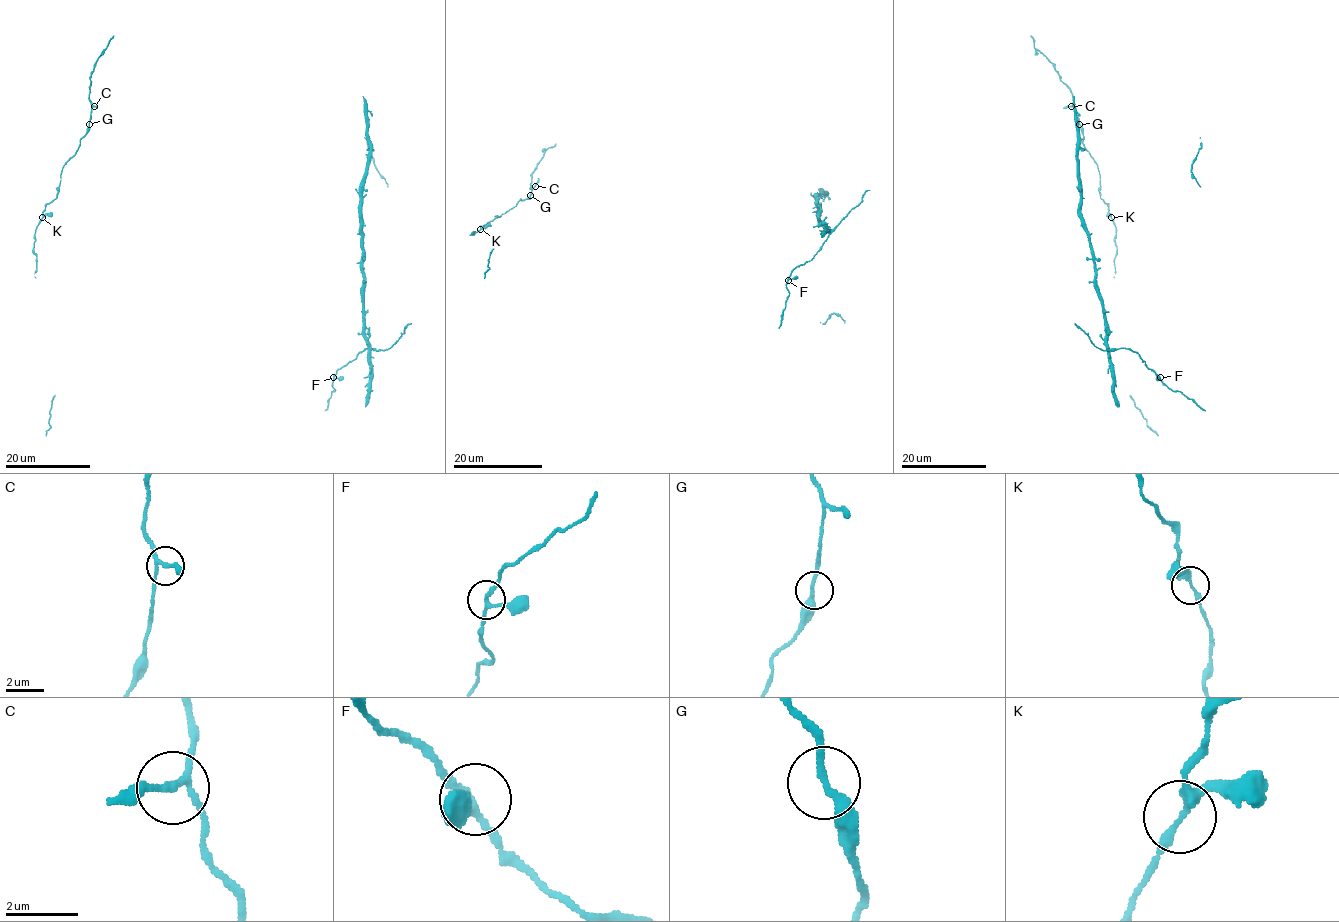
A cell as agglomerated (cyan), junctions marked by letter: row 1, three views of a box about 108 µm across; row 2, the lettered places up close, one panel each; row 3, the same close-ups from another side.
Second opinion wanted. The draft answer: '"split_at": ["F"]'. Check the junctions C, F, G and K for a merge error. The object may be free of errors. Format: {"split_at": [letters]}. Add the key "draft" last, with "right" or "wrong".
{"split_at": [], "draft": "wrong"}

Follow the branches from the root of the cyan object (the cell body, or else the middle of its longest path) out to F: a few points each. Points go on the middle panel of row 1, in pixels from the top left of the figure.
F: (826, 193), (816, 196), (816, 202), (819, 222), (830, 229), (830, 234), (821, 249), (798, 265), (788, 280)

